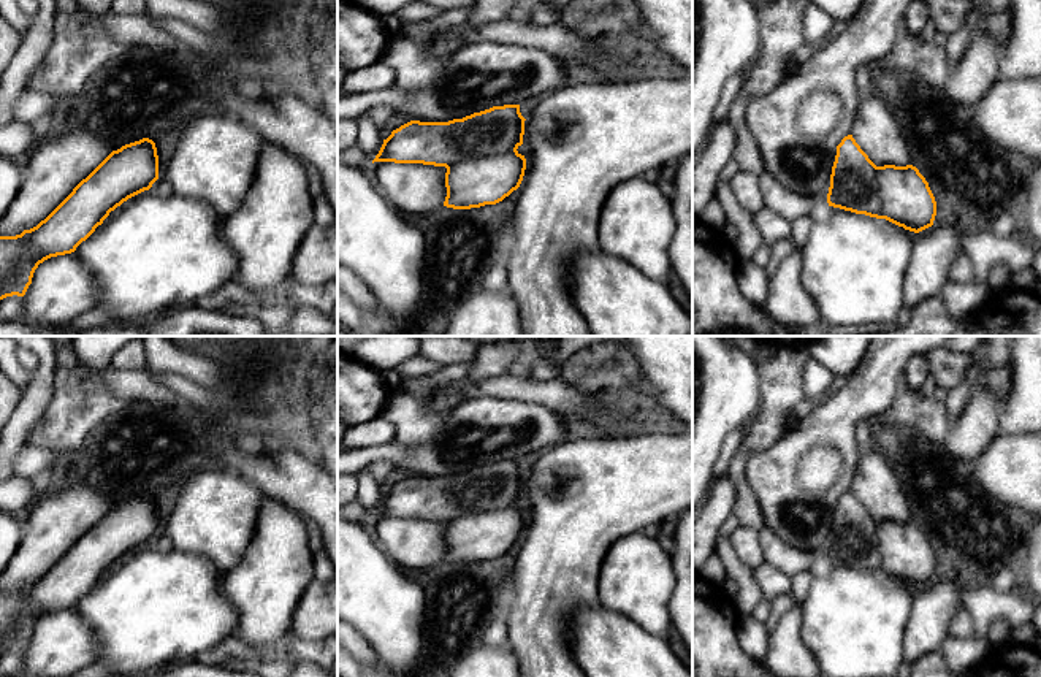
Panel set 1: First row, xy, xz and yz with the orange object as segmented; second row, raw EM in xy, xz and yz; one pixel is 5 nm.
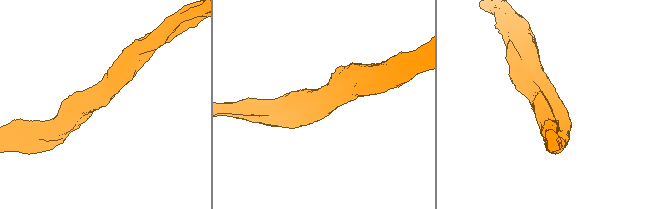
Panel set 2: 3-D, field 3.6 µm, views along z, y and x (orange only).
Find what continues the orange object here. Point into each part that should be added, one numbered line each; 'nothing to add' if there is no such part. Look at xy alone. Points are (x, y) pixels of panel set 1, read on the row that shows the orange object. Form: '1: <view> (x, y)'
1: xy (53, 168)

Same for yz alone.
1: yz (877, 132)

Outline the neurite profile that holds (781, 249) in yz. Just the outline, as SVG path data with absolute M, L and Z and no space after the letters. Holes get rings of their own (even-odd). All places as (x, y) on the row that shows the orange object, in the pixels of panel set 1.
M792 238L776 241L772 247L772 260L780 262L789 257L794 251L797 251L797 246Z

